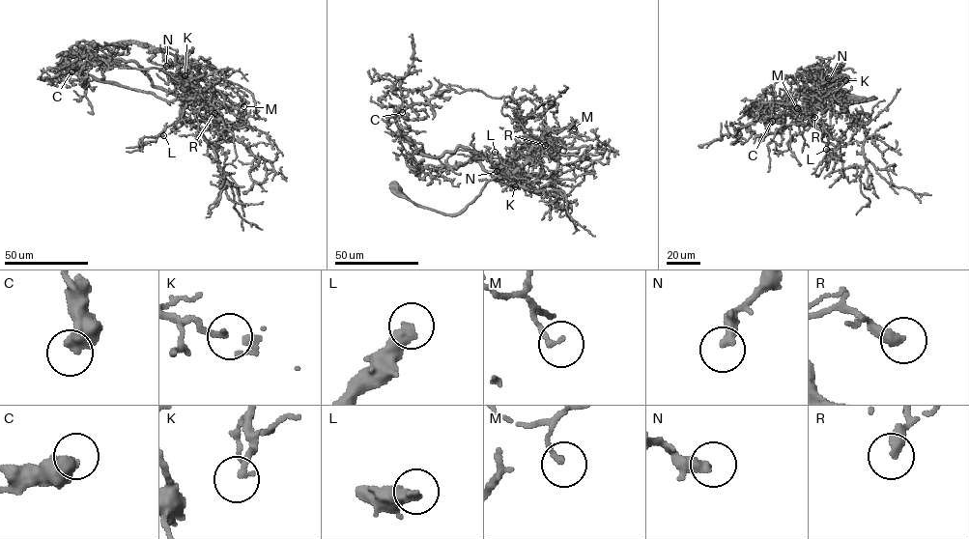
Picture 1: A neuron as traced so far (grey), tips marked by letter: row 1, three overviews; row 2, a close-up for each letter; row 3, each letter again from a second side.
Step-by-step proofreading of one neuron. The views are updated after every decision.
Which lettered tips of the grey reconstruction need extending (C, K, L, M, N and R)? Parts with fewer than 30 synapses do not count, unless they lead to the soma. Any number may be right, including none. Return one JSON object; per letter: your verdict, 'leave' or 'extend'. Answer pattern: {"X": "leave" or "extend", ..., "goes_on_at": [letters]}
{"C": "leave", "K": "extend", "L": "extend", "M": "leave", "N": "leave", "R": "leave", "goes_on_at": ["K", "L"]}

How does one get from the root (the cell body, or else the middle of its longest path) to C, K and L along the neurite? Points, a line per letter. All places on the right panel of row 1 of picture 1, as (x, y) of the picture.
C: (842, 97), (874, 98), (840, 110), (834, 100), (804, 87), (812, 95), (776, 102), (760, 119), (772, 121)
K: (842, 97), (847, 93), (861, 99), (874, 99), (852, 102), (840, 110), (833, 81), (845, 80)
L: (842, 97), (847, 93), (874, 98), (852, 102), (840, 110), (840, 106), (850, 123), (836, 147), (826, 149)

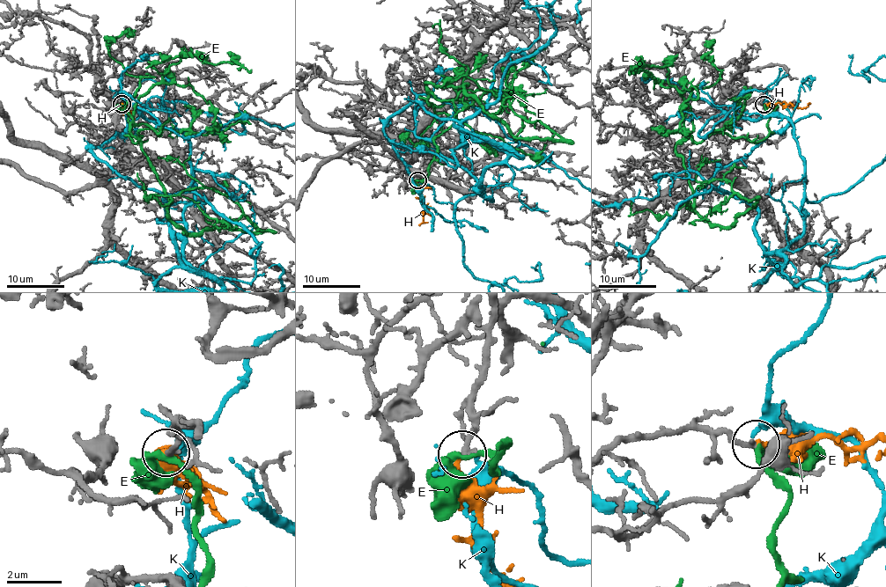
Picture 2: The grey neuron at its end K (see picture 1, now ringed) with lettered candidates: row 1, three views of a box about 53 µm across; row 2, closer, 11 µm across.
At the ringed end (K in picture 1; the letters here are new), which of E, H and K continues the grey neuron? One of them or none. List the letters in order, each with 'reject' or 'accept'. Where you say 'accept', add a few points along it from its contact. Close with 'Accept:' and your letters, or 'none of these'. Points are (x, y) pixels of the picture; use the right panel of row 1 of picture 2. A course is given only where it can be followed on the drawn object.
E: reject
H: accept; it runs (764, 105), (792, 103), (804, 107), (810, 103)
K: reject
Accept: H

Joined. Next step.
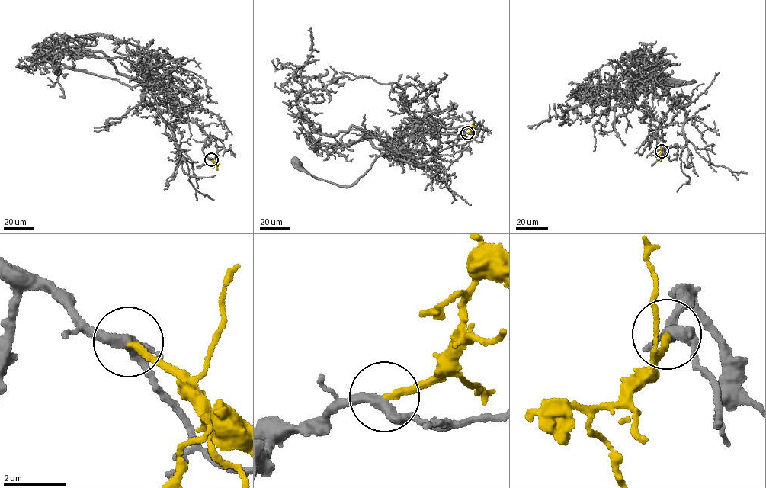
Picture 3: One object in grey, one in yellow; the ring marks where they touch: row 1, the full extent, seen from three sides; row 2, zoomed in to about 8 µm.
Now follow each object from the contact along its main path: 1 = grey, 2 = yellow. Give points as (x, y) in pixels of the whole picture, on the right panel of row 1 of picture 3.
1: (661, 152), (659, 122), (634, 104), (634, 94), (649, 82), (658, 85), (662, 94), (694, 81), (664, 80)
2: (661, 152), (661, 161)

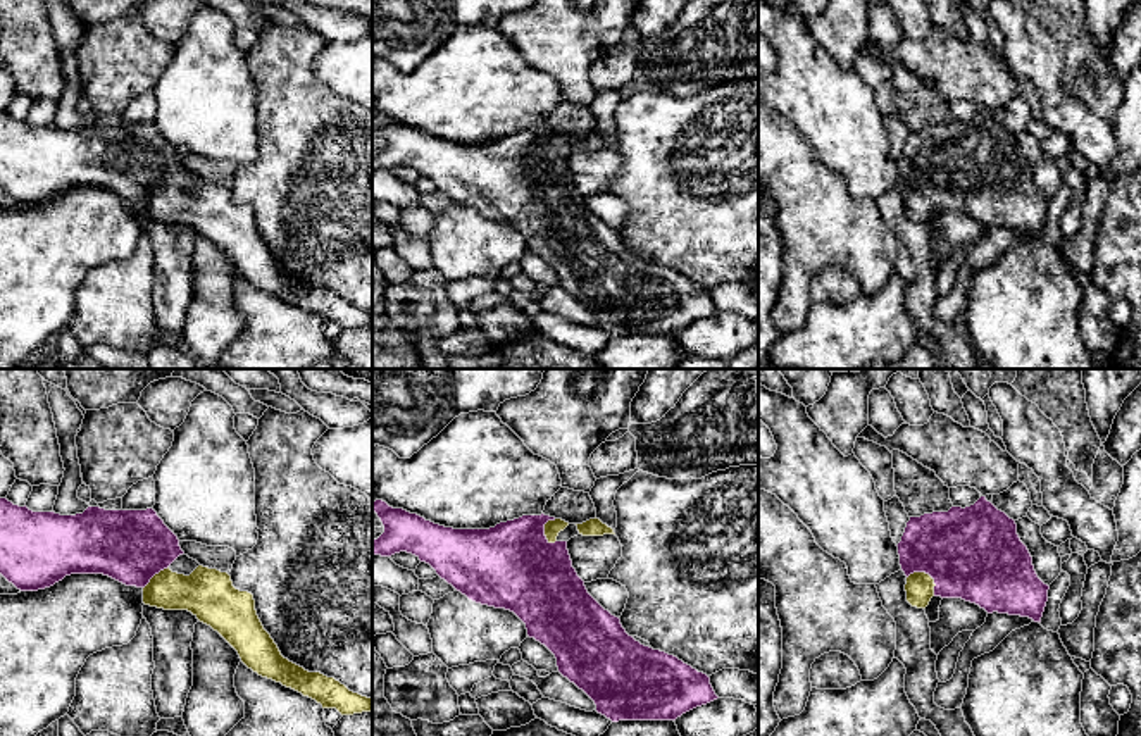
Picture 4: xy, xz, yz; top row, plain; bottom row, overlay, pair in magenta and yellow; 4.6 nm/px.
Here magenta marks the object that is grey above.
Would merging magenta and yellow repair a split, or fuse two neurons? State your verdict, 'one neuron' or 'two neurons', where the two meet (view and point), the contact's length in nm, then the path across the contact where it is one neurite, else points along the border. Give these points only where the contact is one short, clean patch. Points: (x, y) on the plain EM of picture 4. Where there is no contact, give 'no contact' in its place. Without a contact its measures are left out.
one neuron; contact yz (928, 187); length 160 nm; way yz (974, 168), (945, 169), (928, 187), (919, 200)

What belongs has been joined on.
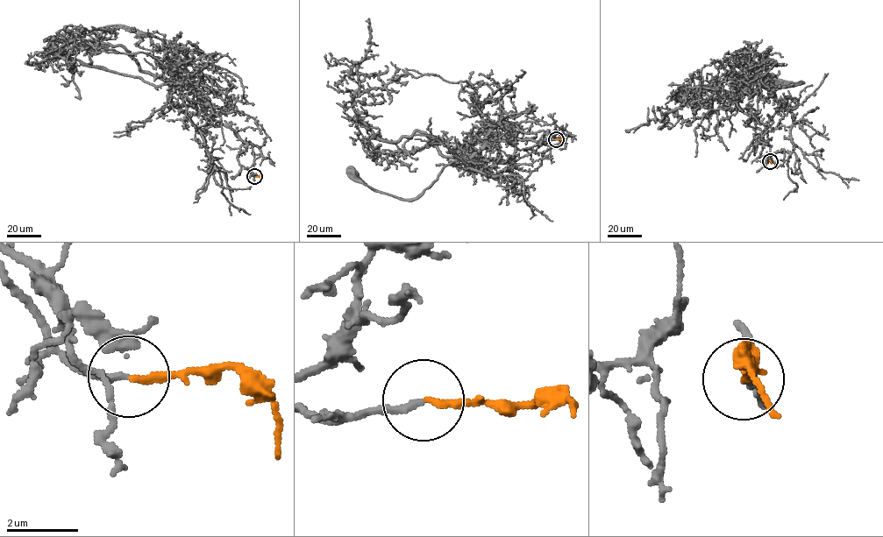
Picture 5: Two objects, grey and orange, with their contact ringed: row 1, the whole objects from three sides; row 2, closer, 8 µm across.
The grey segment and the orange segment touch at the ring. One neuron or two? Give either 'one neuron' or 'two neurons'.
one neuron

